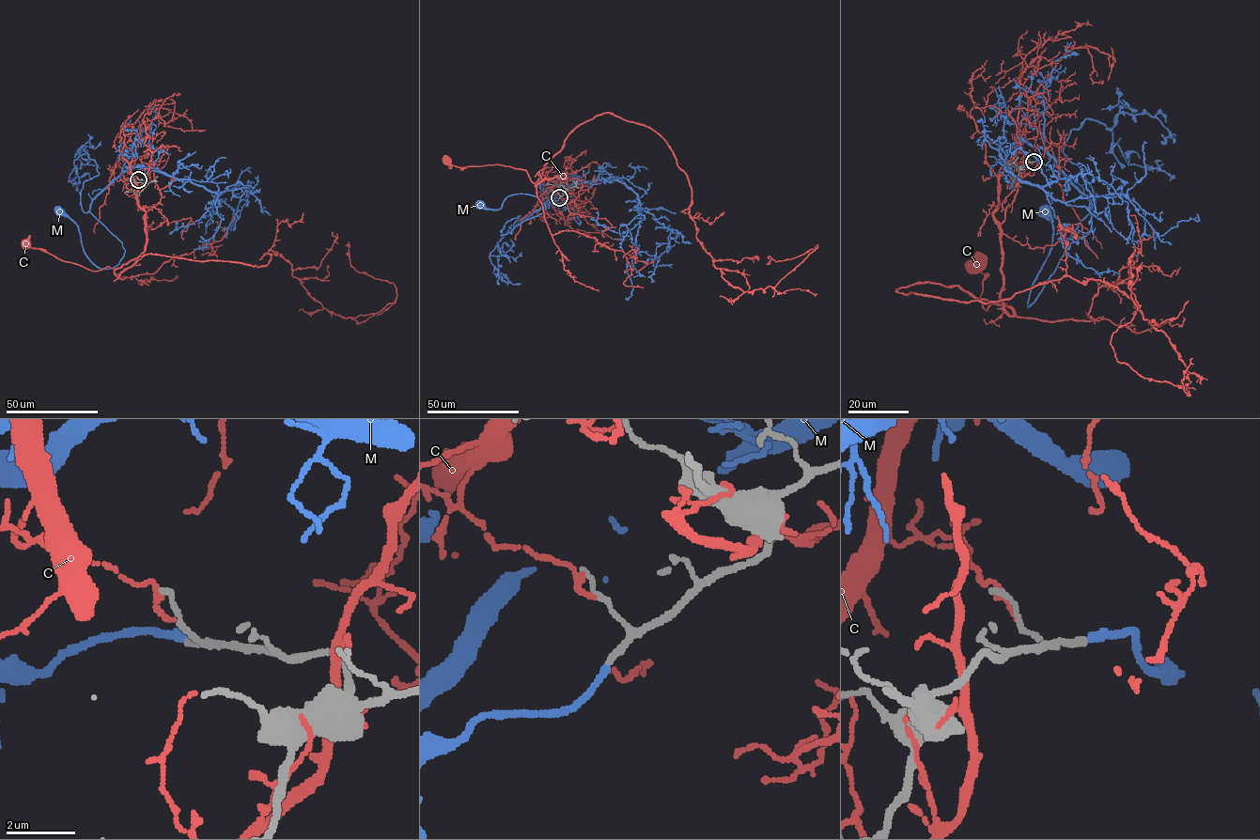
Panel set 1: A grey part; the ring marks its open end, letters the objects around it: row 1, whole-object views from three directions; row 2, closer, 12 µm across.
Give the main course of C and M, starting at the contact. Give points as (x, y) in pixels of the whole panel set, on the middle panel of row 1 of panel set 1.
C: (559, 194), (552, 188), (566, 173), (567, 178), (544, 178), (535, 184), (521, 169), (461, 167), (445, 161)
M: (559, 197), (523, 218), (511, 233), (542, 213), (545, 205), (521, 194), (507, 196), (499, 209), (480, 205)

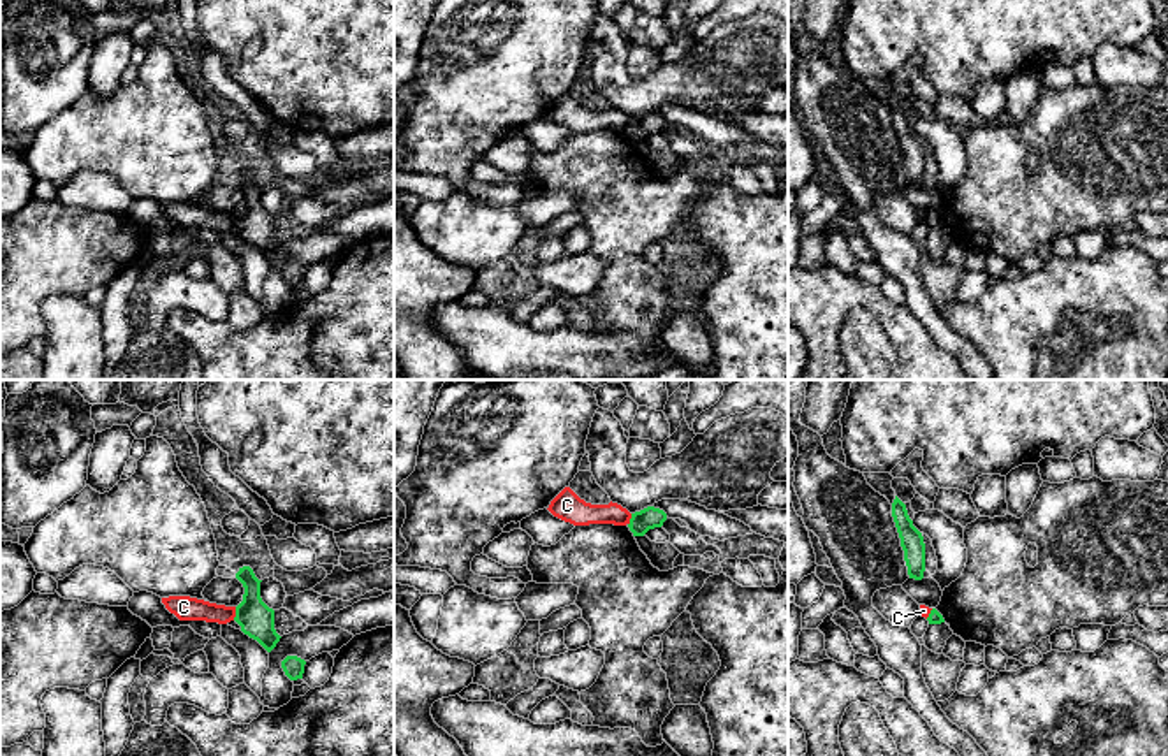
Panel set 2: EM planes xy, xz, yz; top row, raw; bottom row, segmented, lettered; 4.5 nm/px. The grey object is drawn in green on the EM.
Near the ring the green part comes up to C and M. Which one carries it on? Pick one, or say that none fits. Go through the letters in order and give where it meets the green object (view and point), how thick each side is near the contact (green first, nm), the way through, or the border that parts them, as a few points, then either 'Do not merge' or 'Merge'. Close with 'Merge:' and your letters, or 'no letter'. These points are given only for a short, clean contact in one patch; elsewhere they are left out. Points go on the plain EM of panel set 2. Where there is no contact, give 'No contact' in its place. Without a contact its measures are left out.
C: Touches green at xy (236, 220). Thickness 160 nm (green) against 110 nm. Boundary: xy (236, 213), (233, 225). Do not merge
M: No contact. Merge
Merge: M

